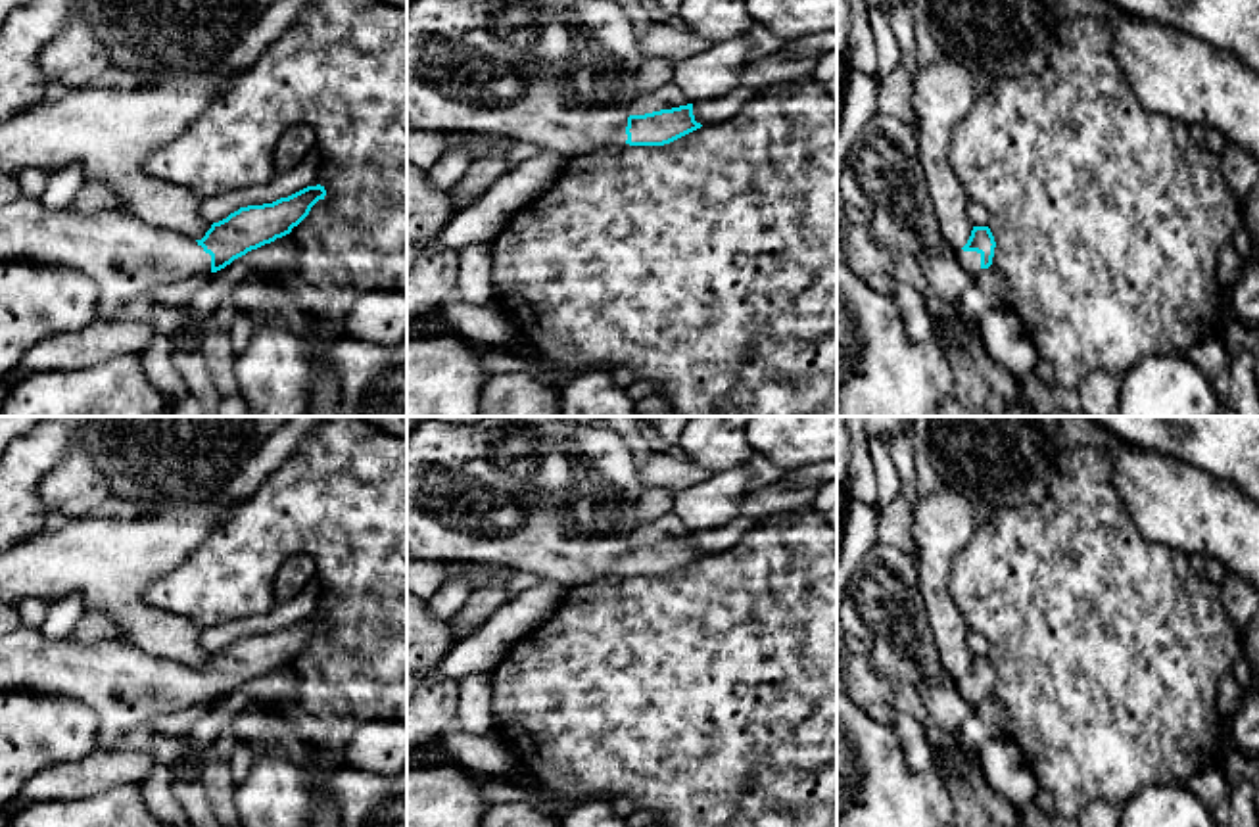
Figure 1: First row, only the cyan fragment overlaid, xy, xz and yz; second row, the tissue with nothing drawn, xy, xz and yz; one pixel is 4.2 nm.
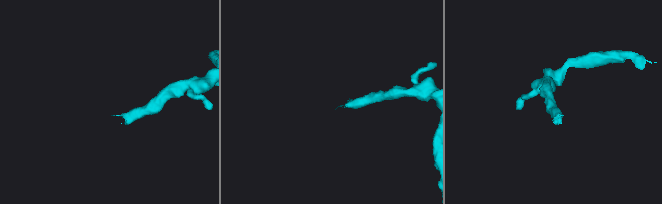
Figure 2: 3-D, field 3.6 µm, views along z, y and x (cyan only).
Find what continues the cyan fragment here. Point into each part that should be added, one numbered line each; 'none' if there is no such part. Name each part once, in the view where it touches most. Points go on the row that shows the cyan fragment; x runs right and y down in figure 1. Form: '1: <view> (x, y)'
1: xy (125, 258)

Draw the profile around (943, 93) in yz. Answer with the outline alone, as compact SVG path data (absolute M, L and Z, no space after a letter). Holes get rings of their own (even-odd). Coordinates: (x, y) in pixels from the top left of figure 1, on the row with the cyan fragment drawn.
M948 58L914 73L914 127L923 175L940 236L954 251L967 244L973 223L969 196L948 161L948 146L954 125L971 111L977 96L973 73Z

